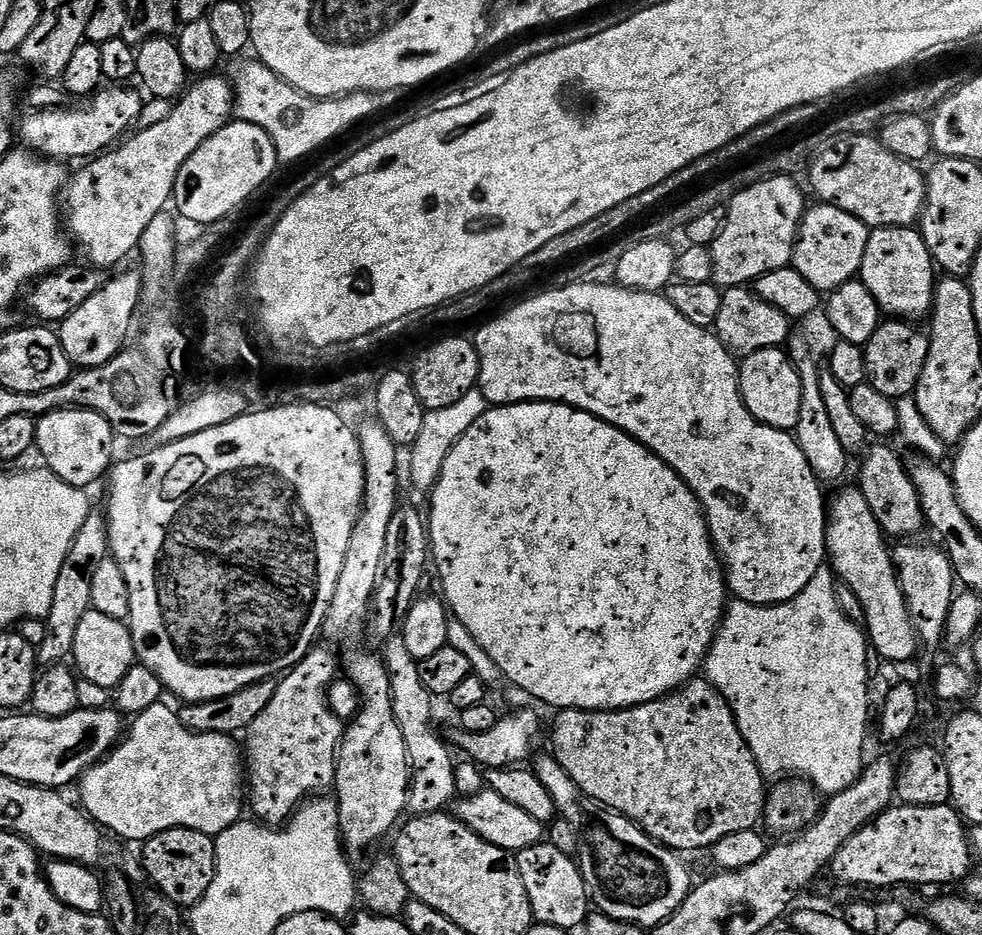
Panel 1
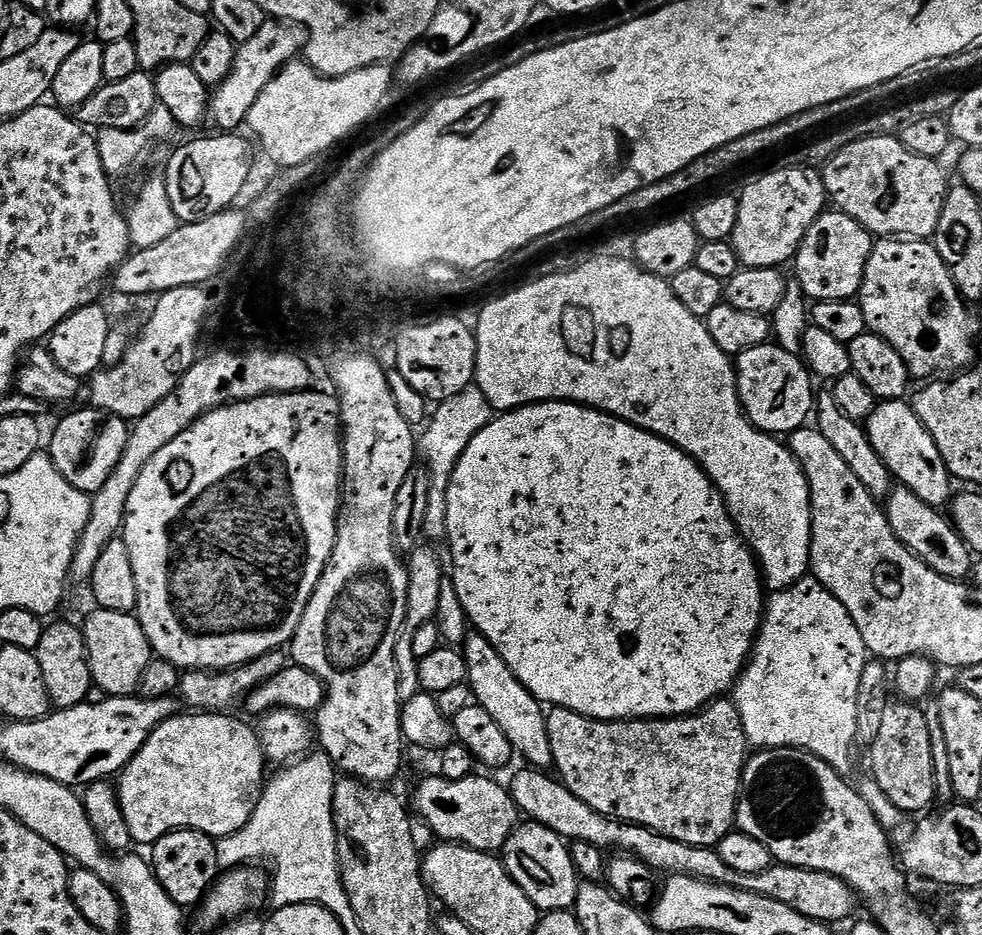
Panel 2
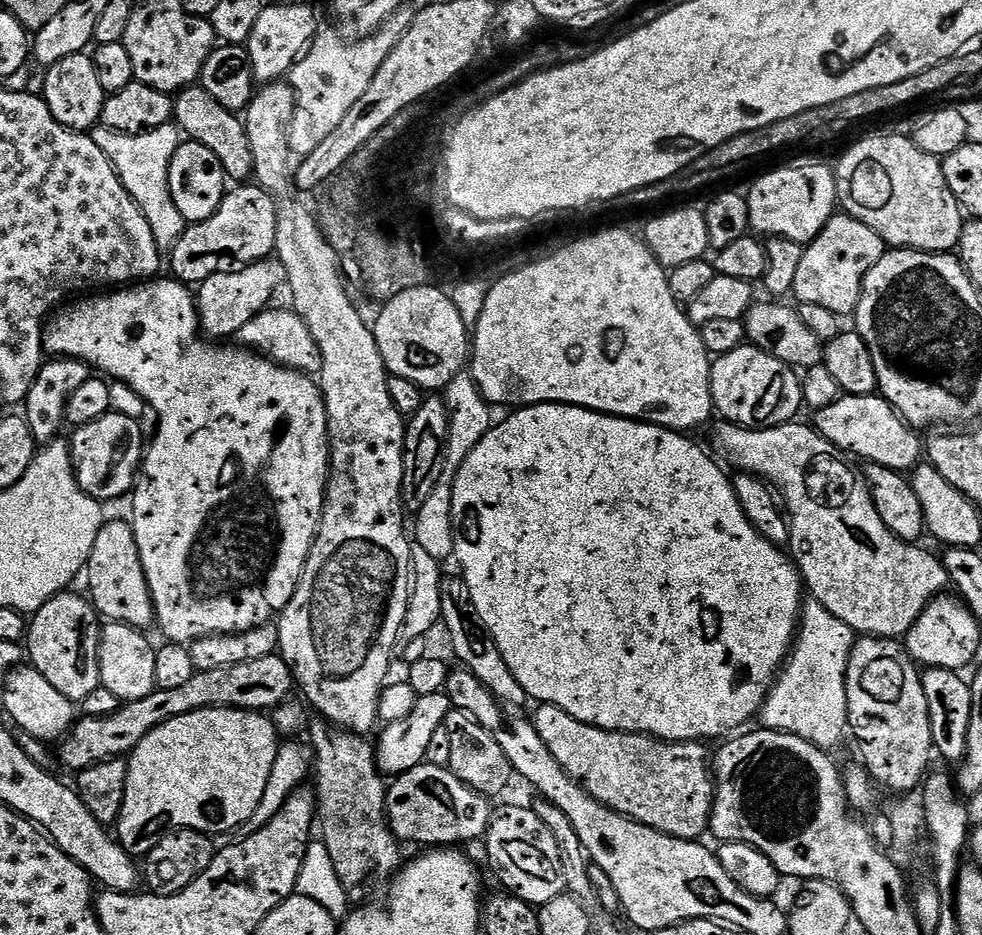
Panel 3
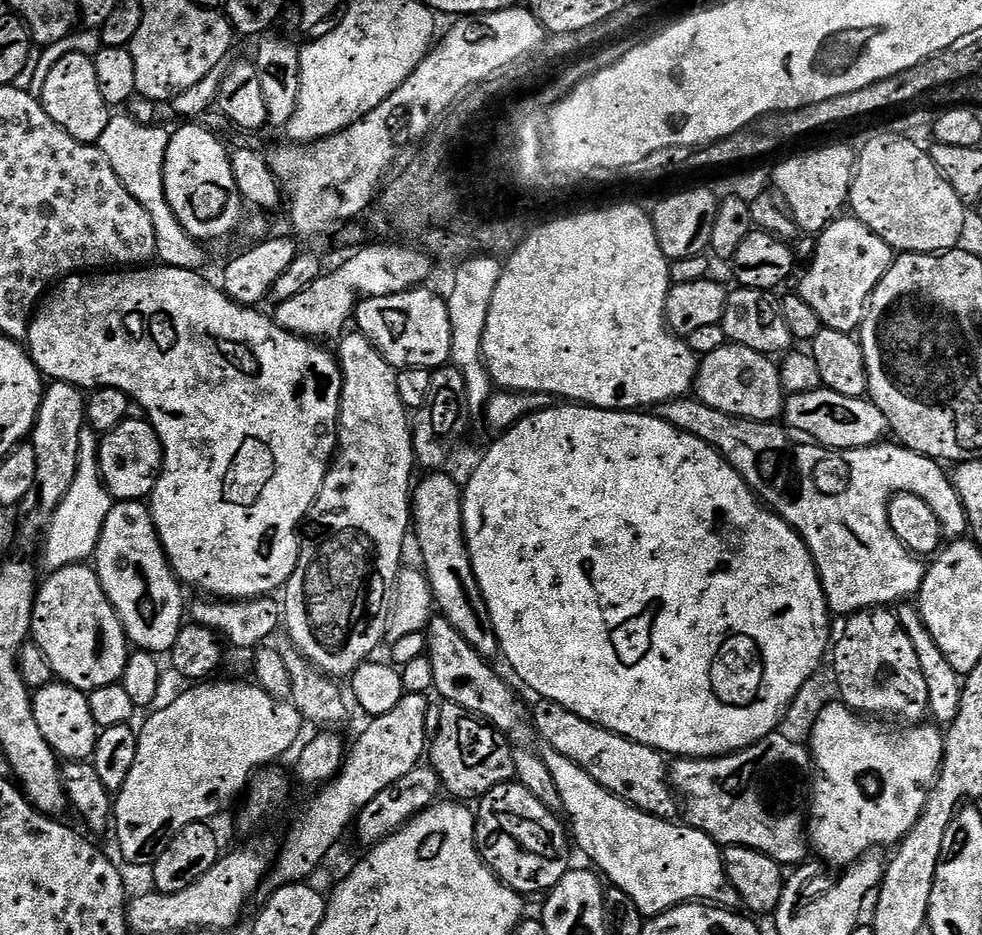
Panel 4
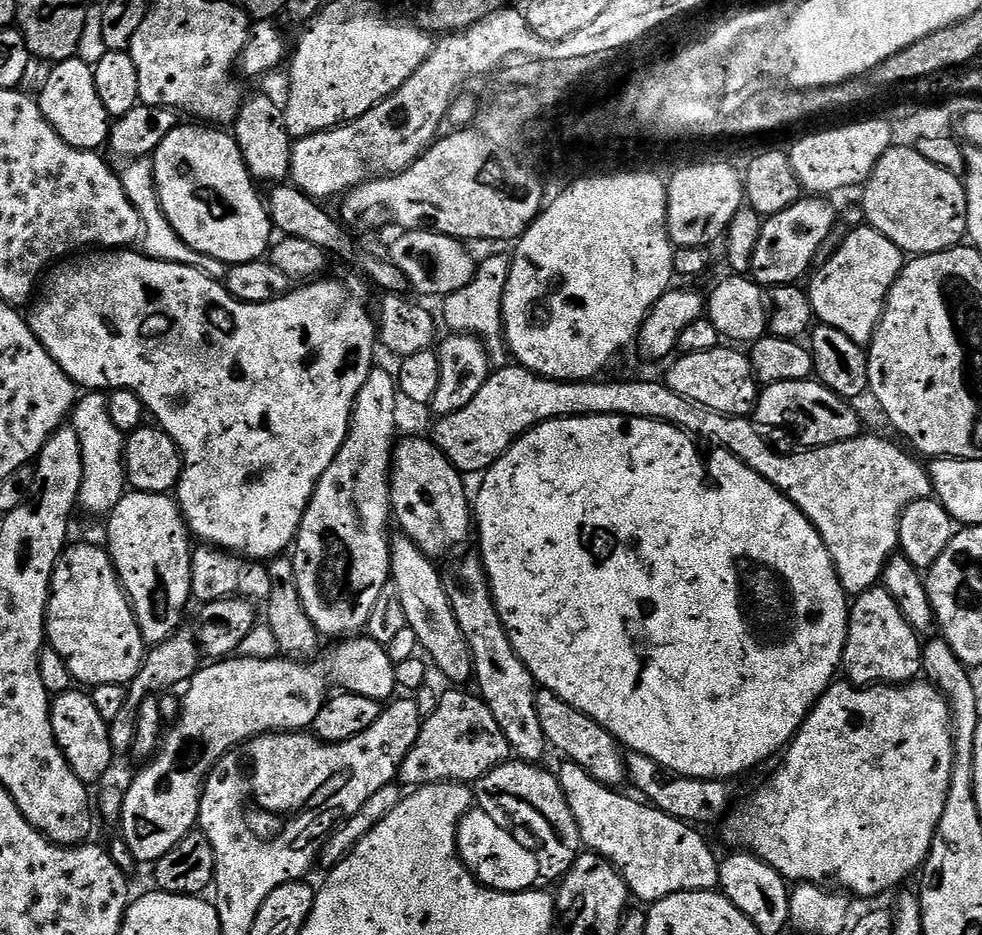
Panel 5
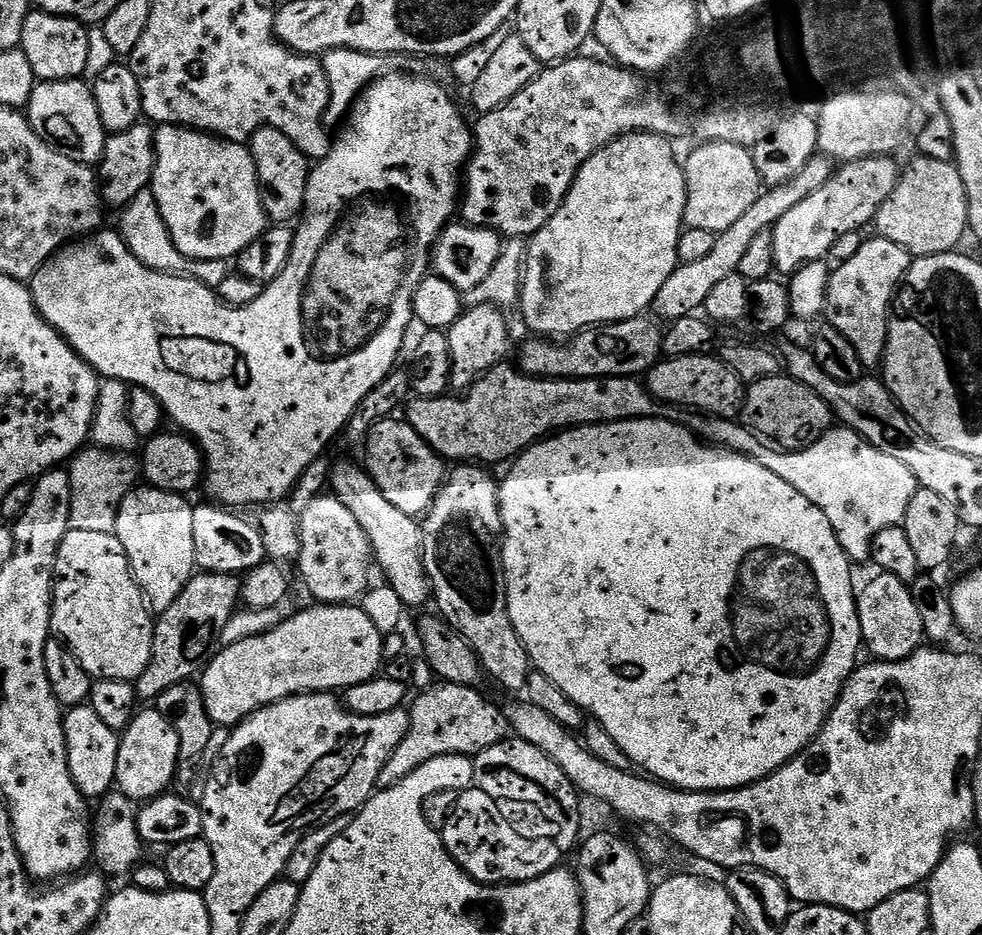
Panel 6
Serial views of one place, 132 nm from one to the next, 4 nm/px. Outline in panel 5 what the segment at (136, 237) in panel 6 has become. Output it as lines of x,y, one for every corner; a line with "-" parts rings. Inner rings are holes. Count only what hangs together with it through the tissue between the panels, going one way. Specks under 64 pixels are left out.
145,158
131,161
125,168
128,169
125,172
121,171
119,178
126,190
126,194
130,198
130,202
136,207
140,215
142,251
144,255
162,262
174,262
182,266
190,266
194,270
206,274
206,278
214,278
223,282
228,273
229,265
223,264
218,258
210,258
206,254
198,254
198,250
186,246
186,242
182,242
182,238
178,238
174,226
170,226
170,222
160,205
160,195
156,189
156,171
152,169
151,159

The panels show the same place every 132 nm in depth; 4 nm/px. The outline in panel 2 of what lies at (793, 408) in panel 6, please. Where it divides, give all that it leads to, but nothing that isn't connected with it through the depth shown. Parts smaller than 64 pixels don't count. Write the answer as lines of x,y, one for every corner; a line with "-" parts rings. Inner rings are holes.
907,399
877,403
876,409
867,418
866,427
874,450
878,450
878,458
886,462
893,477
903,487
918,494
918,498
932,508
943,509
953,499
954,477
949,474
946,462
942,462
942,453
934,443
934,438
930,438
926,426
918,422
918,414
914,414

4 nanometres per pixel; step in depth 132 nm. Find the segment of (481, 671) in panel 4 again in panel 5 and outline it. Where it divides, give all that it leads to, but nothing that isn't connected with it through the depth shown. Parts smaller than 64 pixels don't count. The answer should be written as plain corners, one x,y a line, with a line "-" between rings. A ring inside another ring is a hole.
393,535
390,540
392,549
392,570
390,580
396,587
398,600
402,602
405,622
410,630
414,630
416,643
423,655
445,676
453,680
453,685
464,686
473,679
472,651
464,640
462,630
458,626
458,618
452,609
448,591
444,588
444,580
435,568
433,557
427,556
409,536

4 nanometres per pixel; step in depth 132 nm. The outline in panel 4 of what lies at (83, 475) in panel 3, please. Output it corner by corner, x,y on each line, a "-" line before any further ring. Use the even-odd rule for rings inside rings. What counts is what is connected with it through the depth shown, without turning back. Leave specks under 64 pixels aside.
129,418
123,420
114,430
99,437
98,466
100,477
111,494
113,501
147,501
152,495
160,469
164,466
164,448
160,445
154,426
147,419

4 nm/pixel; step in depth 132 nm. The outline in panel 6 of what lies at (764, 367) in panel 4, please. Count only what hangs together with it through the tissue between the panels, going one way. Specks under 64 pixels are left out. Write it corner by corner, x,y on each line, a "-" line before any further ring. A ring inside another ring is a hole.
712,354
661,359
646,373
646,387
661,405
681,404
684,408
697,408
700,414
720,416
723,420
735,420
744,410
744,381

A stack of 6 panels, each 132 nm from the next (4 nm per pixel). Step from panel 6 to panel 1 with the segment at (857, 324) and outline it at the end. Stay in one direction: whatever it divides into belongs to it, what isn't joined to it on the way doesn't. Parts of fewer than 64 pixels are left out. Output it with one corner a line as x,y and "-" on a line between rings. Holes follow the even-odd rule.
816,202
805,211
804,219
800,222
800,231
796,234
796,245
792,248
791,267
798,270
798,274
802,274
802,278
806,278
806,282
810,282
810,286
814,286
816,291
821,294
833,292
838,286
842,286
847,280
857,279
860,267
862,266
862,258
866,254
866,242
868,241
869,227
858,218
854,218
854,214
846,214
846,210
842,210
833,204
825,204

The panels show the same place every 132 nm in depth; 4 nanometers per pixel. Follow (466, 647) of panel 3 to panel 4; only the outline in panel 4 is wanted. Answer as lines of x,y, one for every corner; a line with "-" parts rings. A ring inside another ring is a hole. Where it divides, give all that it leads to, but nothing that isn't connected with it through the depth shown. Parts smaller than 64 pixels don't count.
444,470
433,471
431,474
425,475
428,477
421,484
419,481
415,485
410,497
410,520
414,525
414,540
416,536
416,544
420,547
420,556
424,559
422,568
427,575
432,599
439,615
447,618
450,626
454,626
454,630
458,630
458,634
462,634
462,638
466,638
466,642
470,642
470,646
474,646
474,650
479,656
492,658
492,655
497,655
500,652
500,643
496,640
494,626
490,622
490,610
486,606
486,598
482,598
478,578
474,578
470,554
464,541
462,488
459,483
456,485
446,473
447,471

